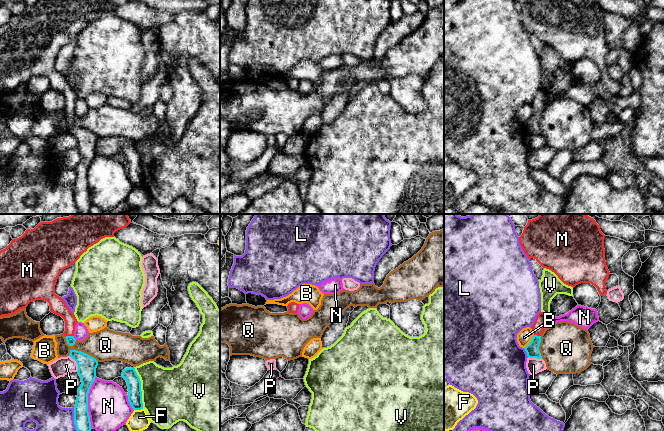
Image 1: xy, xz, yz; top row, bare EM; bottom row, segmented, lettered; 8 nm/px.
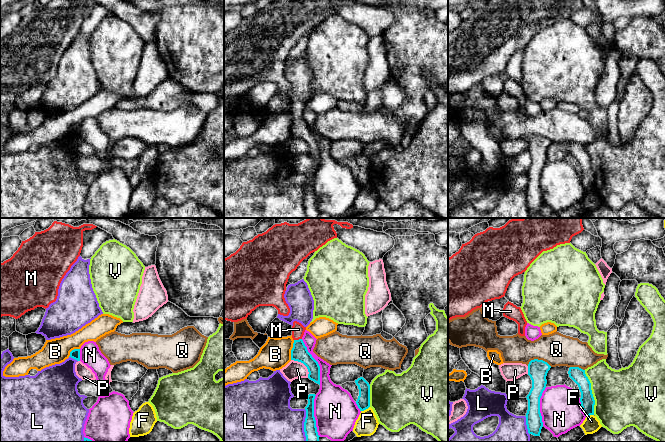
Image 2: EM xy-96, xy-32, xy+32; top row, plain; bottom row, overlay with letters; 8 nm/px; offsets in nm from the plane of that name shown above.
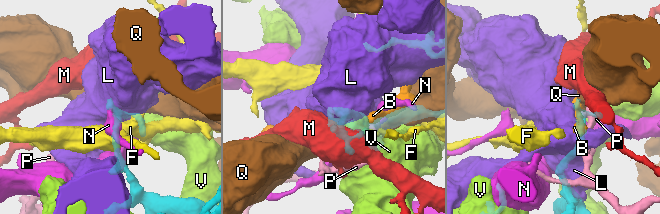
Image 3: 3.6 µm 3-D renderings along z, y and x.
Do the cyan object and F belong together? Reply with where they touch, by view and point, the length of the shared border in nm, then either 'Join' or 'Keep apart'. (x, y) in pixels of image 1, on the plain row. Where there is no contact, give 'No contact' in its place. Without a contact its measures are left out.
Touches cyan at xy (138, 185). Shared border 70 nm. Keep apart

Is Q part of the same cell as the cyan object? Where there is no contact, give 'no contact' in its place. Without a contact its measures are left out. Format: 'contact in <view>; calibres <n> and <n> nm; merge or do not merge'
contact in xy; calibres 150 and 260 nm; do not merge

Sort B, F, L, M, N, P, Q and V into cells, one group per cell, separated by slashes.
B / F / L / M / N / P / Q / V

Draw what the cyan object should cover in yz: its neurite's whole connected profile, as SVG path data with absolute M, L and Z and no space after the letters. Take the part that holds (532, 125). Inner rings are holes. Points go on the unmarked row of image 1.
M540 88L536 93L534 100L531 103L534 112L531 118L524 124L529 134L542 134L539 122L541 119L541 111L545 106L544 99L546 97L546 94L547 92L543 88Z

